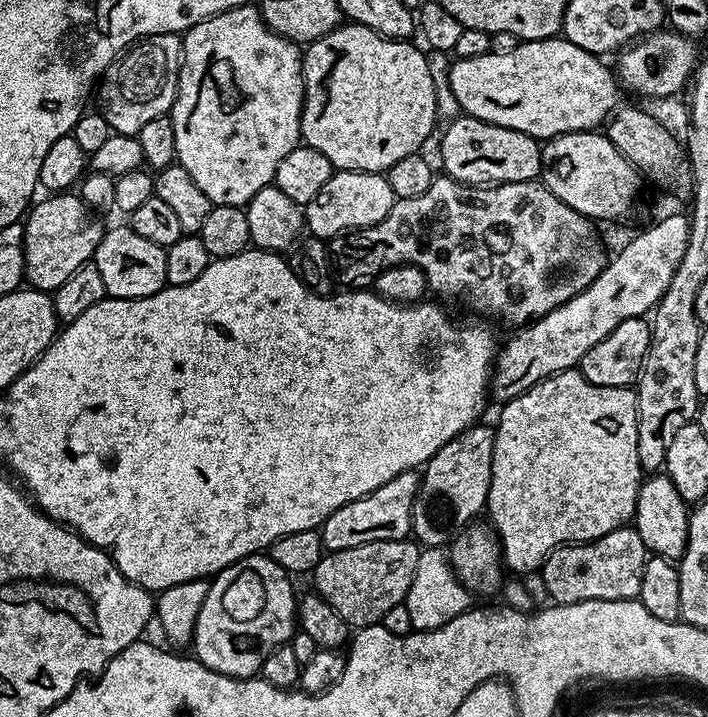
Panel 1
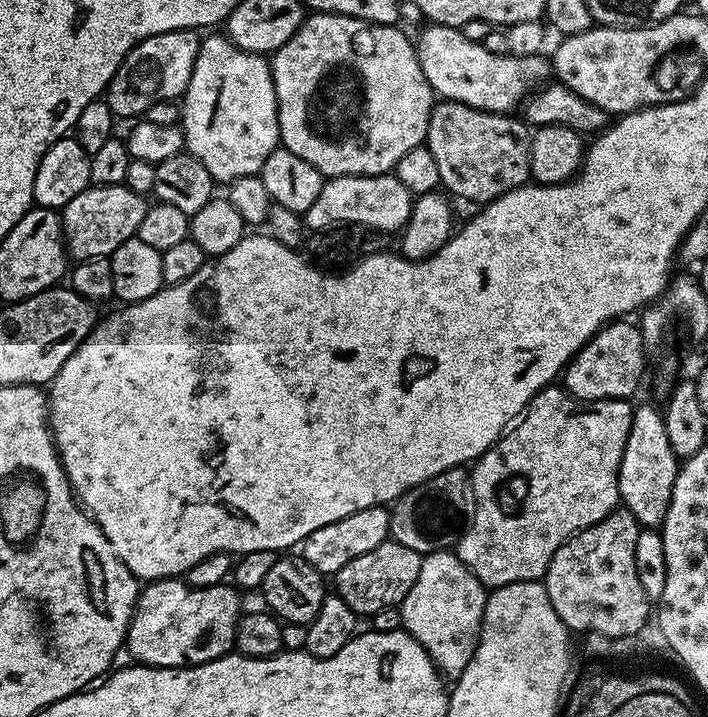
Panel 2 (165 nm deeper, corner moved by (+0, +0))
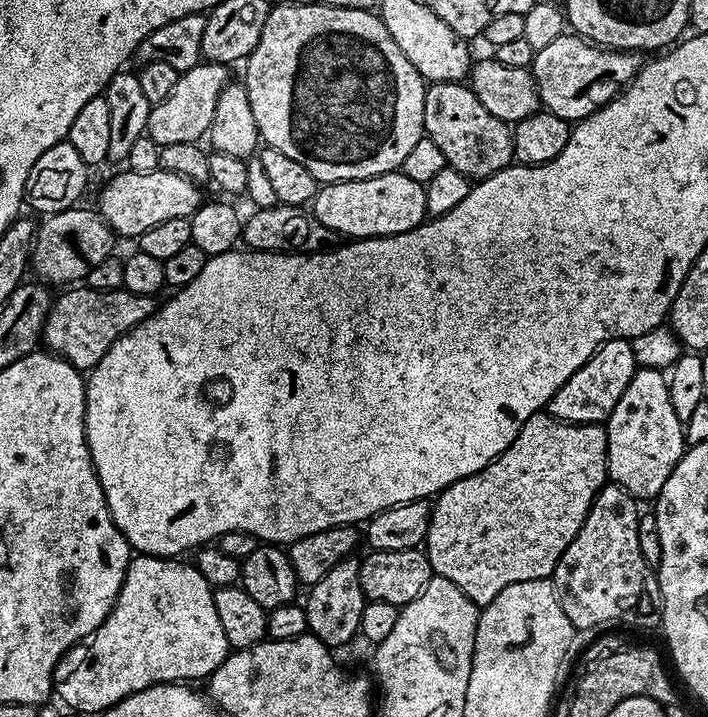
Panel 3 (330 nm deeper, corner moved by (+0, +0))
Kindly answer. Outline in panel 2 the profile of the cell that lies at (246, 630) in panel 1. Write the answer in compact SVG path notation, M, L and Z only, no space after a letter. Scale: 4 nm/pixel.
M180 578L145 583L128 627L126 652L135 663L155 668L186 668L229 655L242 615L236 595L237 589L228 582L208 588L193 588Z

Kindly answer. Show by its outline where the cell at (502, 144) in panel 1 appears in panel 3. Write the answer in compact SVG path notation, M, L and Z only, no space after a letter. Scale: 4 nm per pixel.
M435 82L424 89L424 131L446 154L449 168L479 182L509 167L514 160L512 128L502 118L494 118L473 94L467 83Z

